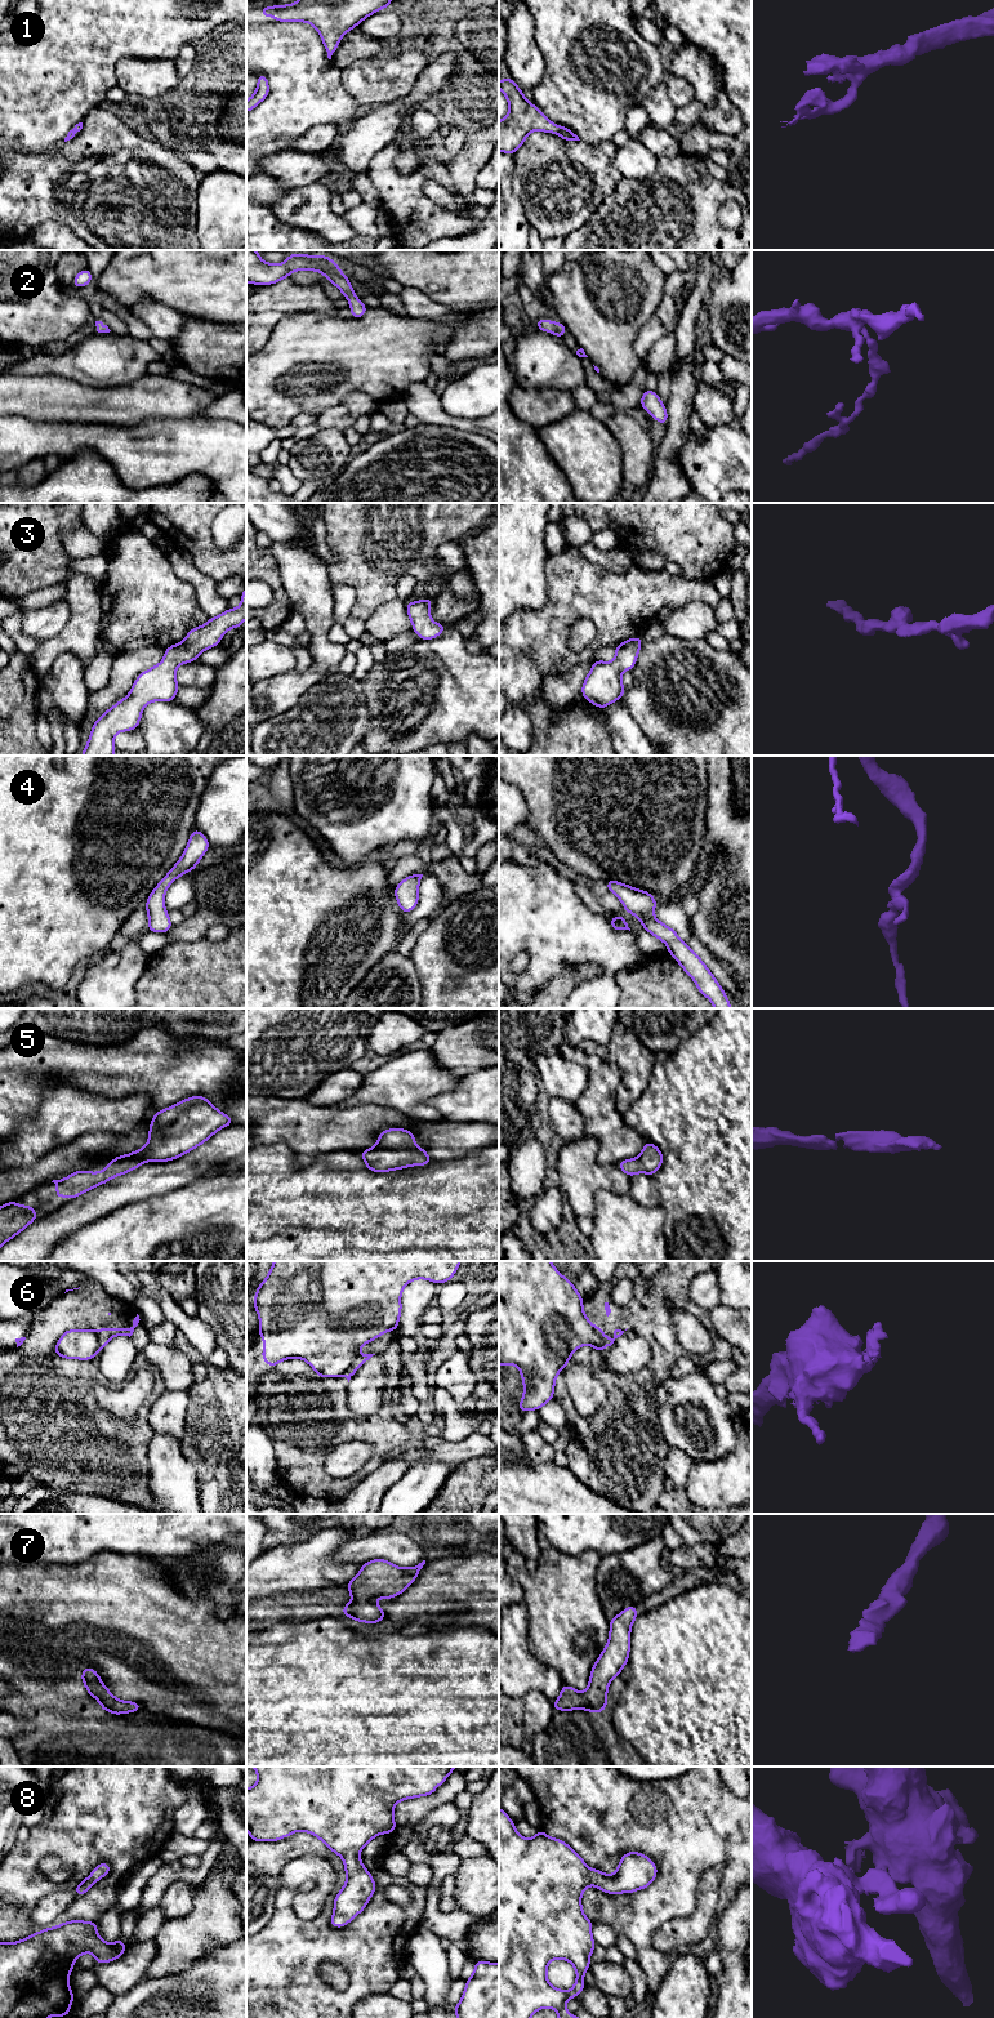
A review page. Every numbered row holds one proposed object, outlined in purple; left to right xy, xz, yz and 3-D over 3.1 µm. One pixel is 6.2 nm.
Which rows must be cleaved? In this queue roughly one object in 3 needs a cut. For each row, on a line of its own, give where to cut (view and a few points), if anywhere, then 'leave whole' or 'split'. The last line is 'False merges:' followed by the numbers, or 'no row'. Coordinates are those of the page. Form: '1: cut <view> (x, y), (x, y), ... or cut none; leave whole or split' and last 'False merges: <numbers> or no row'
1: cut none; leave whole
2: cut none; leave whole
3: cut none; leave whole
4: cut none; leave whole
5: cut none; leave whole
6: cut xz (359, 1354), (342, 1373); split
7: cut none; leave whole
8: cut none; leave whole
False merges: 6

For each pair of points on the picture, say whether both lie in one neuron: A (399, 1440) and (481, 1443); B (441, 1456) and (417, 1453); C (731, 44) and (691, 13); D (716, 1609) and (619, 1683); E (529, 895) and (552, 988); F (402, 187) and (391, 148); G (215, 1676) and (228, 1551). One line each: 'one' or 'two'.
A: two
B: one
C: one
D: two
E: two
F: one
G: two

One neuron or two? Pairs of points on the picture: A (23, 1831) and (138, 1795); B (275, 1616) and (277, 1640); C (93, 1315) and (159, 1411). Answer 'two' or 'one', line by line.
A: two
B: two
C: two

